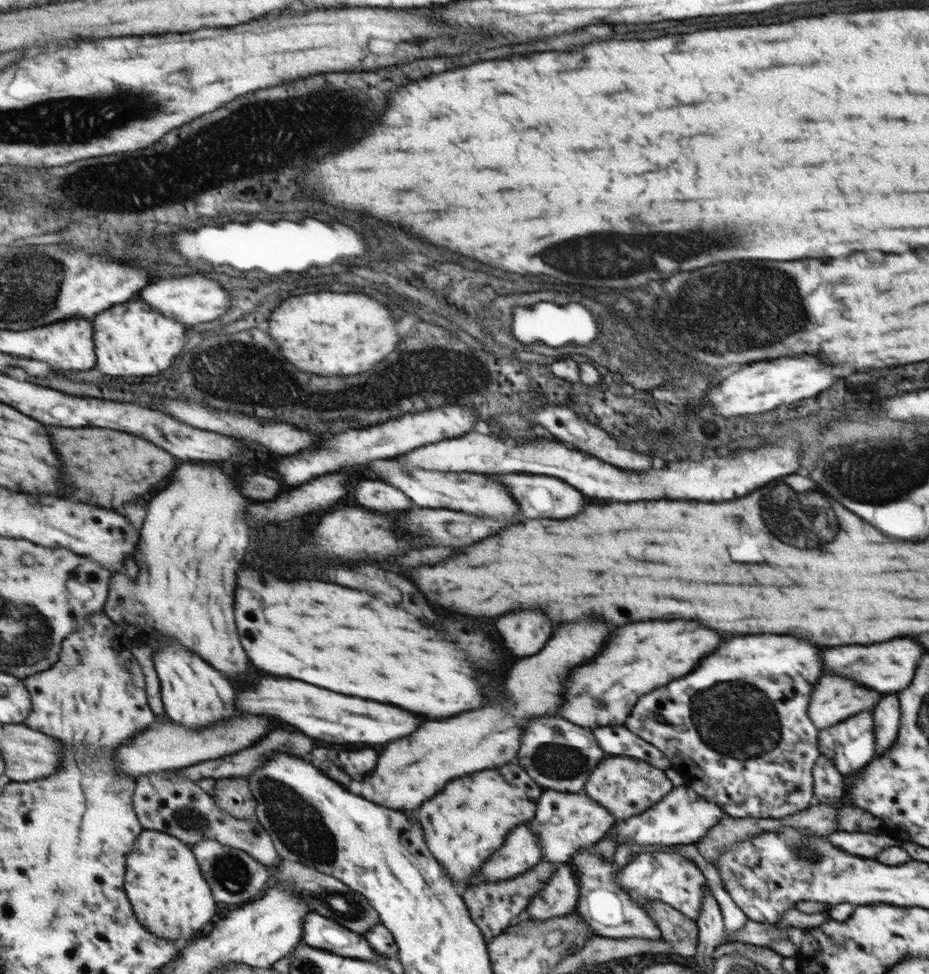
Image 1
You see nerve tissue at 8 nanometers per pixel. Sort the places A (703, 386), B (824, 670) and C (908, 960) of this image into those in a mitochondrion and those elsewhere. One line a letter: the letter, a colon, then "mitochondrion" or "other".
A: mitochondrion
B: other
C: other

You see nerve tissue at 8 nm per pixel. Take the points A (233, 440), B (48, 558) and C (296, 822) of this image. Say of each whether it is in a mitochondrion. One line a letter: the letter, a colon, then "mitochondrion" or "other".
A: other
B: other
C: mitochondrion

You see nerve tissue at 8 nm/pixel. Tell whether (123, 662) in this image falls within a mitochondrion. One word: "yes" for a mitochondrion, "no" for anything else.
yes

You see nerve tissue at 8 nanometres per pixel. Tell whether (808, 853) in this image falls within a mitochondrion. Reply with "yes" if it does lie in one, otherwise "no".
yes

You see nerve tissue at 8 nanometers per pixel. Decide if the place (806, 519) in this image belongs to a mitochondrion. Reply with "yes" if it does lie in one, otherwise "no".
yes

